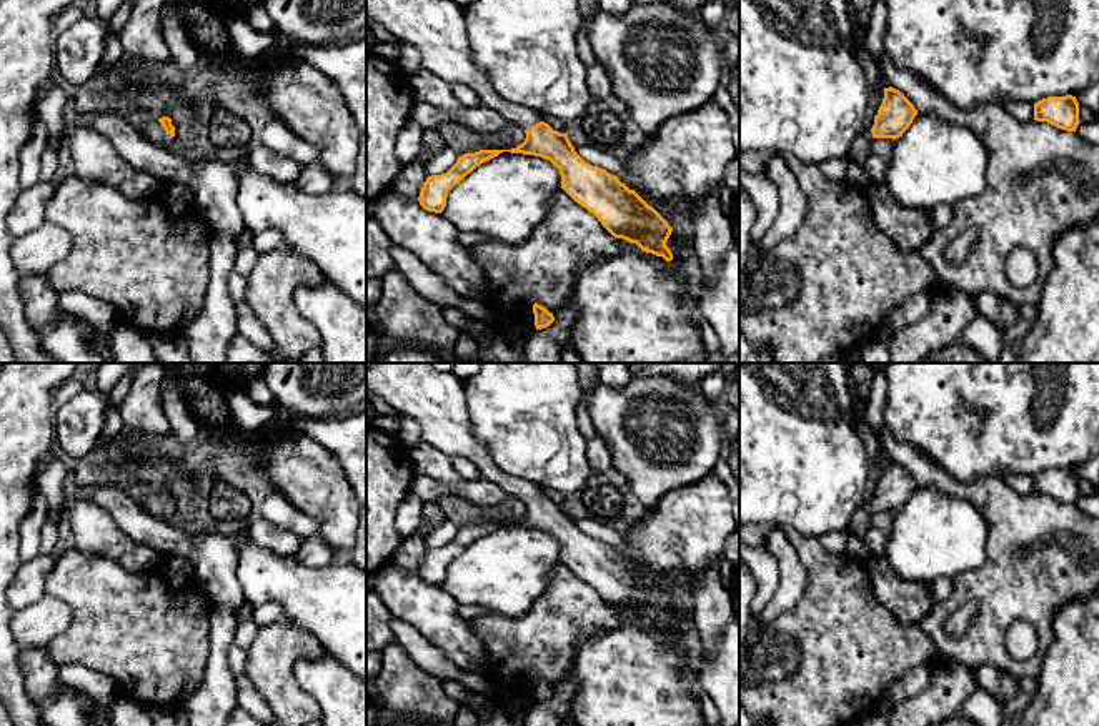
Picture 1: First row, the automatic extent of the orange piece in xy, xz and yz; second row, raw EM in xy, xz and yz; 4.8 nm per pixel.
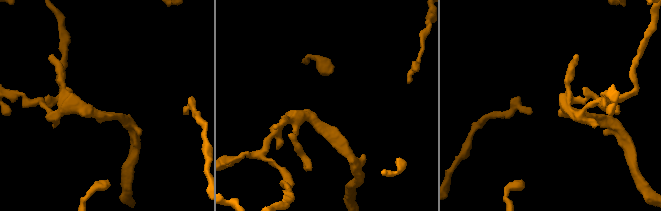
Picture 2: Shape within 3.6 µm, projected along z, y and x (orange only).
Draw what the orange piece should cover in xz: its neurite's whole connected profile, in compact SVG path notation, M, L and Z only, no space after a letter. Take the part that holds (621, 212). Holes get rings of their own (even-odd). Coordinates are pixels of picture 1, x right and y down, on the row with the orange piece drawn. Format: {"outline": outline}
{"outline": "M366 0L366 18L371 23L385 27L401 43L413 45L421 55L421 68L443 78L446 83L465 83L473 88L481 103L496 110L508 123L525 130L526 138L511 150L480 150L458 157L456 163L441 175L431 175L423 183L418 201L435 213L446 206L448 191L458 185L468 173L481 163L498 157L503 152L535 155L550 160L561 175L561 188L583 208L593 213L601 225L614 236L636 243L643 251L673 260L666 241L673 231L668 221L649 206L634 190L629 190L618 177L603 168L586 163L571 145L566 133L553 130L543 122L543 115L533 108L516 105L503 98L490 78L473 63L468 37L465 33L465 18L461 8L453 0Z"}

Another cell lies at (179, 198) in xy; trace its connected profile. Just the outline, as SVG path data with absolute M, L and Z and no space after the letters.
M180 183L162 185L160 195L172 216L180 216L193 208L193 193L188 186Z

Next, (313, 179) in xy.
M313 162L303 167L296 186L310 195L323 195L335 190L338 185L320 162Z

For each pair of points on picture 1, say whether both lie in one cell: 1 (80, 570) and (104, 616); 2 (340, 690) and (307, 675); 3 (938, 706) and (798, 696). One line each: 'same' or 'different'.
1: same
2: same
3: different

